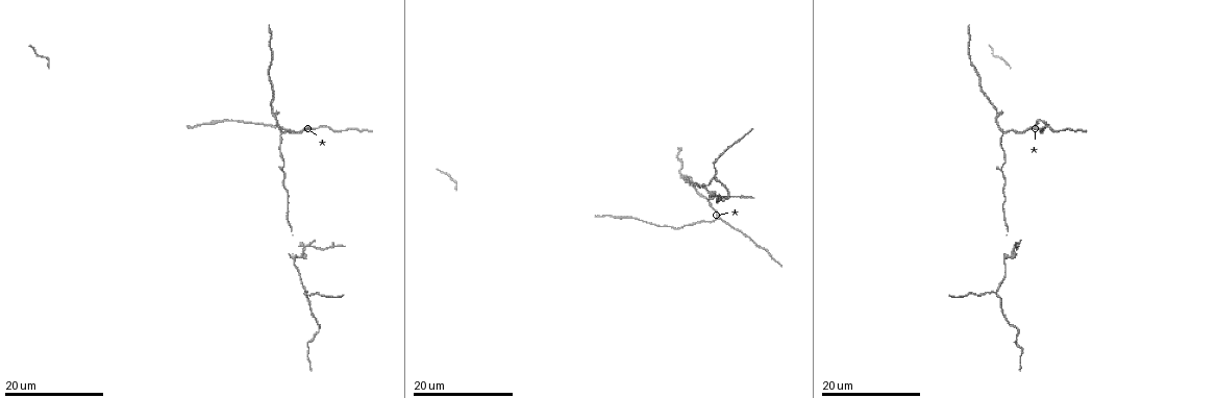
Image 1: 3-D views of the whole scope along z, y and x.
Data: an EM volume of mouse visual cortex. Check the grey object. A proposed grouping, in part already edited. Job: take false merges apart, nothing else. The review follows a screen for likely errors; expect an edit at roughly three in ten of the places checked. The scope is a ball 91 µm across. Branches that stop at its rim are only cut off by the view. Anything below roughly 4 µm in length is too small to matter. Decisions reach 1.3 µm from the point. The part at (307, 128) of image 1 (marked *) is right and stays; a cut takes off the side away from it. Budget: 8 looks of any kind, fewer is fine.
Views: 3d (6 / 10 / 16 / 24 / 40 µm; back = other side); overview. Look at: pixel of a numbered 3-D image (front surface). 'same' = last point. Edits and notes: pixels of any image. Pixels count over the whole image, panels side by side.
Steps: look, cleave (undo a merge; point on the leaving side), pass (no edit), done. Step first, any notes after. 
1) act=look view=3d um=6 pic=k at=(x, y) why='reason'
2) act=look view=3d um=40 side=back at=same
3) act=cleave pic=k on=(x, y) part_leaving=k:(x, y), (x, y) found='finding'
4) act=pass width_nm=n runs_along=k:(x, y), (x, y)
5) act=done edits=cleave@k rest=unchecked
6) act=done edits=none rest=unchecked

act=look view=3d um=24 pic=1 at=(1001, 130) why='three-way junction'

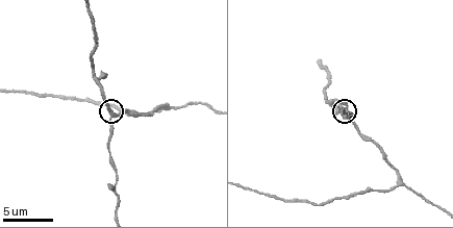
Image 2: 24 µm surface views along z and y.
act=look view=3d um=10 pic=2 at=(111, 113)

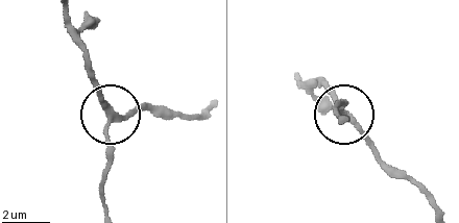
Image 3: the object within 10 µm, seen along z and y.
act=look view=3d um=6 pic=3 at=(343, 115) why='closer look'

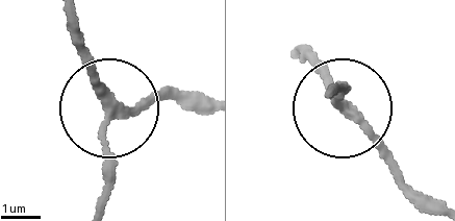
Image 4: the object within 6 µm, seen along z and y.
act=pass arms=3 runs_along=4:(200, 105), (170, 96), (114, 102), (74, 39) found='one cell here'

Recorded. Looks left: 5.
act=look view=3d um=6 pic=2 at=(346, 109) why='three-way junction'

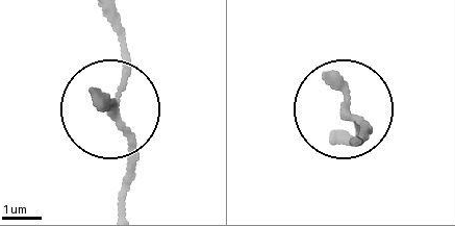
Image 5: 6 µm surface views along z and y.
act=pass found='all the same cell'

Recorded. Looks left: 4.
act=look view=3d um=10 pic=2 at=(379, 147) why='sudden change in width'

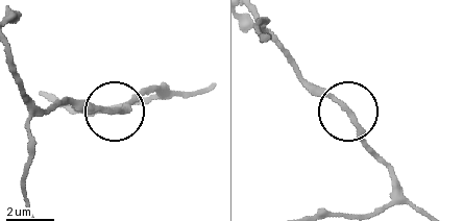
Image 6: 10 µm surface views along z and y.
act=look view=3d um=6 pic=6 at=(110, 110)

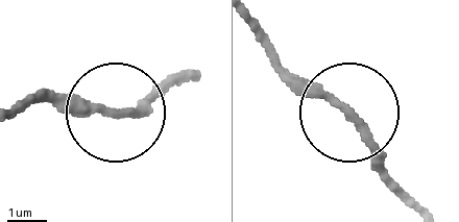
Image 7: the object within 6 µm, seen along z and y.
act=pass runs_along=7:(418, 206), (359, 117), (319, 97), (263, 41) found='continuous, no second cell'

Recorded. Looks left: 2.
act=look view=3d um=16 pic=1 at=(1004, 256) why='calibre changes'

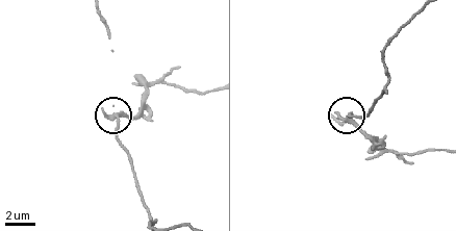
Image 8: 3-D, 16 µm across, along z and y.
act=look view=3d um=6 pic=8 at=(118, 122)

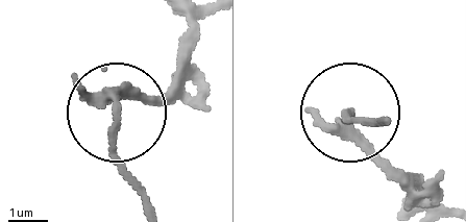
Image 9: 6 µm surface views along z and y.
act=cleave pic=9 on=(144, 103) part_leaving=9:(115, 91), (161, 91), (185, 41), (211, 15) found='two cells meet here'

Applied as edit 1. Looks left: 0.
act=done edits=cleave@9 rest=unchecked

